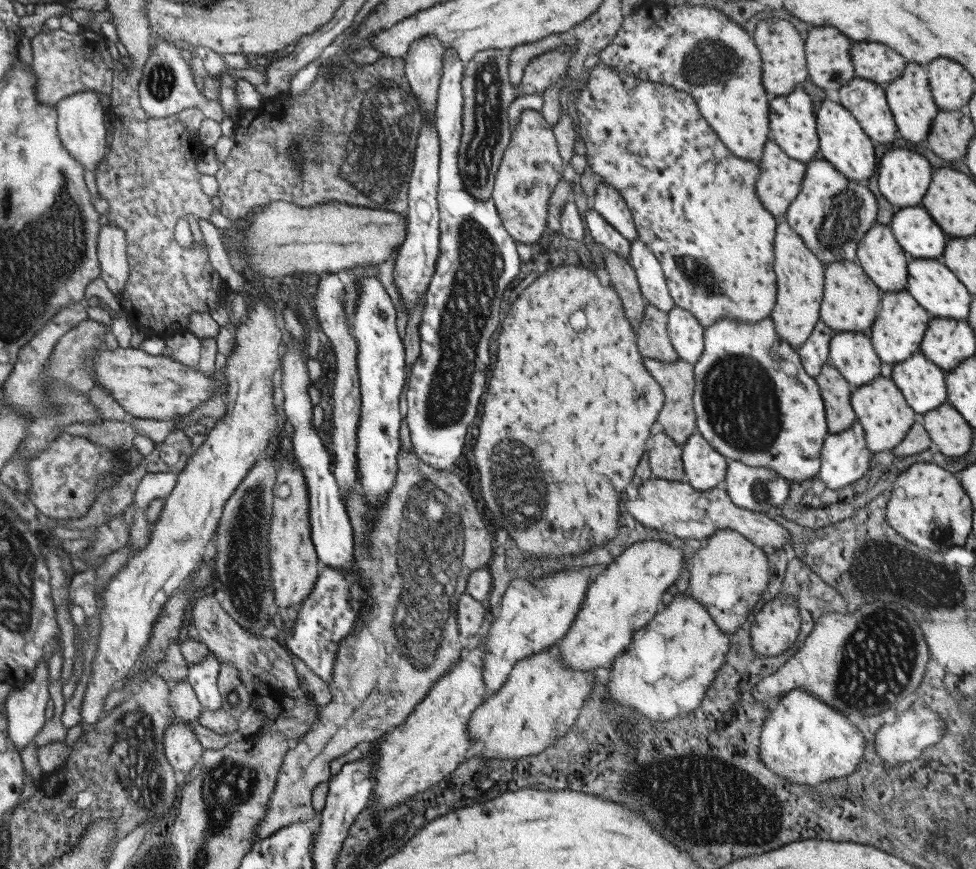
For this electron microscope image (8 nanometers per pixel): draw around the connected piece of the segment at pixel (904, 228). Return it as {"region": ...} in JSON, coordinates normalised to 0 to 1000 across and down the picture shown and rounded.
{"region":[[[948,238],[918,241],[911,260],[931,297],[963,299],[967,292],[971,272]]]}

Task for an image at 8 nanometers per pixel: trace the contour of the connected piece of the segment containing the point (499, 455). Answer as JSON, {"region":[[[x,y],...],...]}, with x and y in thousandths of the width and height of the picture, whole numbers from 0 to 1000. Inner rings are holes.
{"region":[[[577,304],[572,306],[572,308],[566,308],[566,311],[561,311],[561,313],[557,313],[555,316],[551,318],[547,325],[545,325],[533,341],[531,341],[531,345],[525,350],[525,354],[523,354],[523,359],[518,361],[518,366],[516,366],[516,371],[514,371],[514,382],[512,382],[512,387],[510,387],[510,412],[508,412],[508,419],[506,419],[506,426],[504,426],[504,433],[502,433],[502,437],[500,437],[500,451],[498,451],[498,456],[496,456],[496,463],[494,464],[494,488],[492,488],[492,498],[490,501],[490,509],[488,509],[488,513],[486,516],[486,524],[489,532],[489,540],[492,544],[492,564],[494,567],[494,572],[500,580],[500,585],[502,585],[502,589],[504,591],[508,591],[508,596],[510,596],[510,601],[514,601],[512,603],[512,608],[516,608],[520,611],[522,616],[522,625],[525,631],[528,631],[529,635],[533,635],[536,638],[549,639],[549,641],[578,641],[578,639],[590,639],[592,636],[598,636],[602,633],[606,633],[608,628],[617,627],[617,625],[621,625],[621,623],[629,619],[631,613],[633,613],[633,606],[635,606],[635,589],[637,585],[637,575],[640,572],[640,562],[642,557],[645,555],[650,555],[649,548],[658,527],[658,524],[663,519],[662,510],[664,505],[666,505],[667,493],[670,486],[673,484],[676,478],[676,473],[680,467],[681,453],[674,442],[674,438],[666,432],[664,426],[660,423],[660,417],[658,417],[658,410],[656,410],[656,405],[654,405],[654,396],[652,396],[652,380],[648,380],[648,374],[645,374],[645,369],[641,368],[641,360],[637,357],[637,344],[633,341],[633,335],[627,330],[627,327],[624,329],[618,329],[617,325],[615,325],[615,320],[611,316],[611,314],[602,308],[598,308],[595,304]],[[598,354],[598,359],[600,359],[600,366],[602,366],[602,375],[598,377],[598,380],[594,380],[594,382],[590,382],[586,375],[584,375],[584,371],[582,371],[582,366],[590,359],[590,357],[596,357]]]}

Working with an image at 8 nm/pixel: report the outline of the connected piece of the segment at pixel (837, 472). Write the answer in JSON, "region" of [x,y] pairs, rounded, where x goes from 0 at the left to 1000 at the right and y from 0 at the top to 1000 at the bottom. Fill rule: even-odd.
{"region":[[[877,486],[872,493],[848,499],[844,505],[837,549],[855,564],[874,557],[889,543],[893,522],[887,514],[885,494]]]}

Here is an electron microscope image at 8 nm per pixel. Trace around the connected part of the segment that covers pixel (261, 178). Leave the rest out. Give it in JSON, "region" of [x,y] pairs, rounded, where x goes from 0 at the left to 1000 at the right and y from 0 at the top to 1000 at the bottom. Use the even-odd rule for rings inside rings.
{"region":[[[395,63],[382,74],[368,76],[371,82],[329,74],[318,104],[304,110],[289,107],[260,125],[249,125],[240,145],[240,168],[220,200],[223,226],[227,231],[225,245],[240,253],[250,252],[259,242],[283,230],[299,232],[307,238],[348,231],[383,242],[400,242],[417,253],[418,211],[433,135],[429,132],[427,113],[421,106],[415,86],[415,72],[415,66]],[[316,155],[324,162],[325,184],[314,184],[306,170],[307,160]]]}

